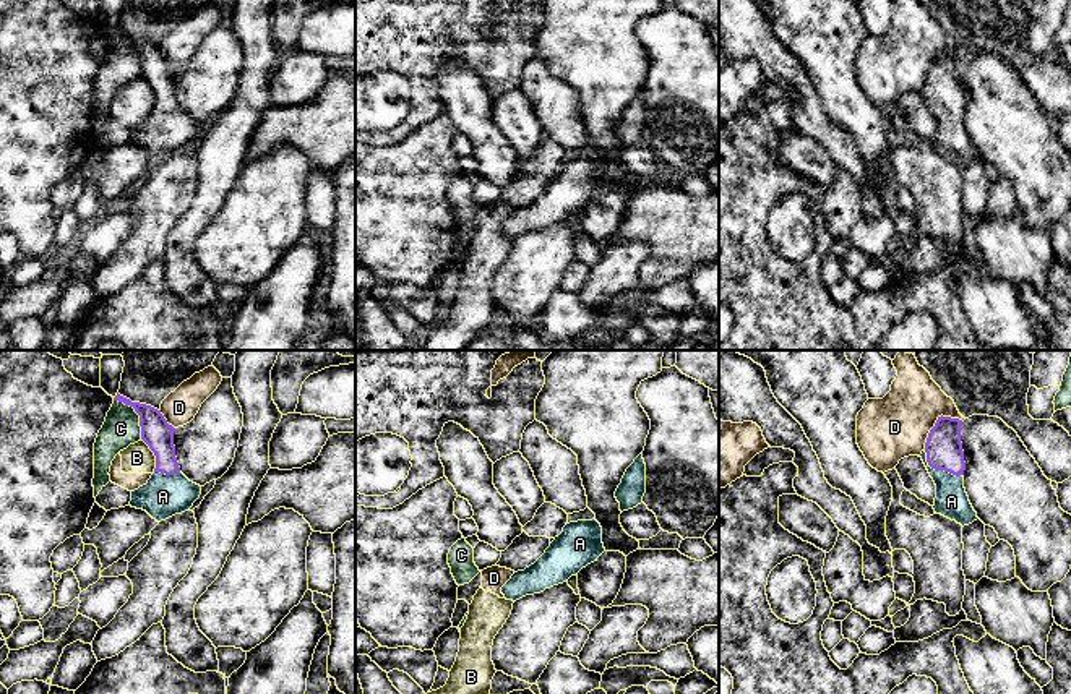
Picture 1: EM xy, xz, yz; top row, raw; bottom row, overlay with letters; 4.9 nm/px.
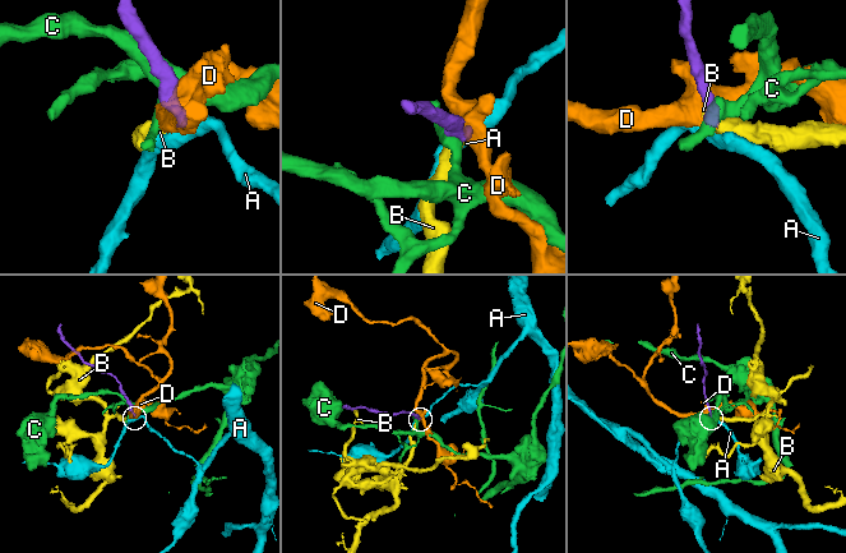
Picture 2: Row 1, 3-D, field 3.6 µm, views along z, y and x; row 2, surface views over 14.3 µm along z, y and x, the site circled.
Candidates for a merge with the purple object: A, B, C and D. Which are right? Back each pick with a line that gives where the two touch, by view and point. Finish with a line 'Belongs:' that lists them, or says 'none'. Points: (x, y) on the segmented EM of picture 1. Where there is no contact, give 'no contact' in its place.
A: meets purple in yz at (938, 469)
Belongs: A

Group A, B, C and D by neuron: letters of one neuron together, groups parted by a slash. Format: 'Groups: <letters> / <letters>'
Groups: A / B D / C

